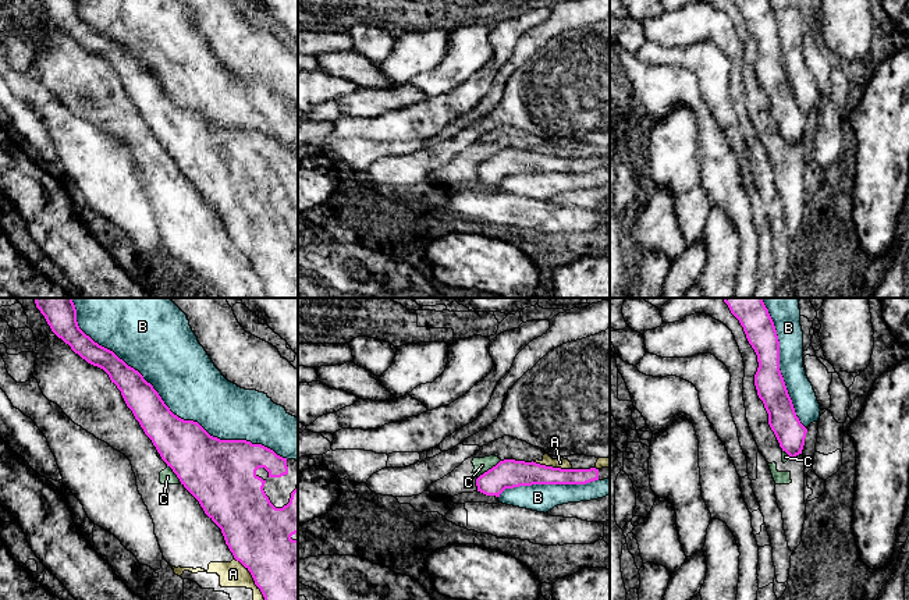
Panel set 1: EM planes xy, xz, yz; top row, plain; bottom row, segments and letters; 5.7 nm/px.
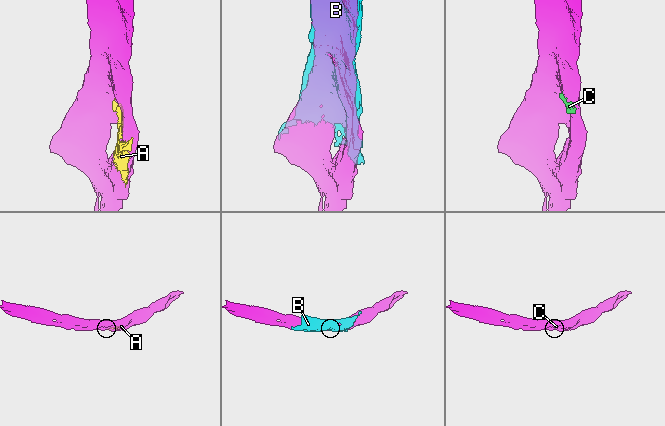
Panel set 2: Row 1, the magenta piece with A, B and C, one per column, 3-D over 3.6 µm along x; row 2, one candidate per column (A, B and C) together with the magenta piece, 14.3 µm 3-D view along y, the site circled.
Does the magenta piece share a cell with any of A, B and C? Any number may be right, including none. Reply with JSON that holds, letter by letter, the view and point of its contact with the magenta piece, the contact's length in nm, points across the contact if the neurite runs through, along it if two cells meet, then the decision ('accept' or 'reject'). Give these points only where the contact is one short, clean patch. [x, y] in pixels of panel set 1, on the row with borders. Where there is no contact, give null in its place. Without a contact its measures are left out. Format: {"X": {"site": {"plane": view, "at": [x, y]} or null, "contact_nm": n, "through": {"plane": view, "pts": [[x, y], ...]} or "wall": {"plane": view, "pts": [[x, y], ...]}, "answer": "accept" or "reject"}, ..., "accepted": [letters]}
{"A": {"site": {"plane": "xy", "at": [252, 577]}, "contact_nm": 280, "answer": "reject"}, "B": {"site": {"plane": "xy", "at": [166, 405]}, "contact_nm": 1550, "answer": "reject"}, "C": {"site": {"plane": "xz", "at": [489, 469]}, "contact_nm": 170, "wall": {"plane": "xz", "pts": [[500, 460], [478, 478]]}, "answer": "reject"}, "accepted": []}

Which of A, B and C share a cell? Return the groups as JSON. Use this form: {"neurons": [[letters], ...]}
{"neurons": [["A", "C"], ["B"]]}

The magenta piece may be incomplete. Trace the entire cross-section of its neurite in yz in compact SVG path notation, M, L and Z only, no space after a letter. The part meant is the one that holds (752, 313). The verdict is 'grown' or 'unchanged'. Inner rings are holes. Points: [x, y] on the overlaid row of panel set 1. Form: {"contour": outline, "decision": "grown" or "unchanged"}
{"contour": "M722 298L739 320L757 355L754 386L768 413L768 425L780 447L791 458L802 454L807 429L796 416L780 370L780 341L763 298Z", "decision": "unchanged"}

